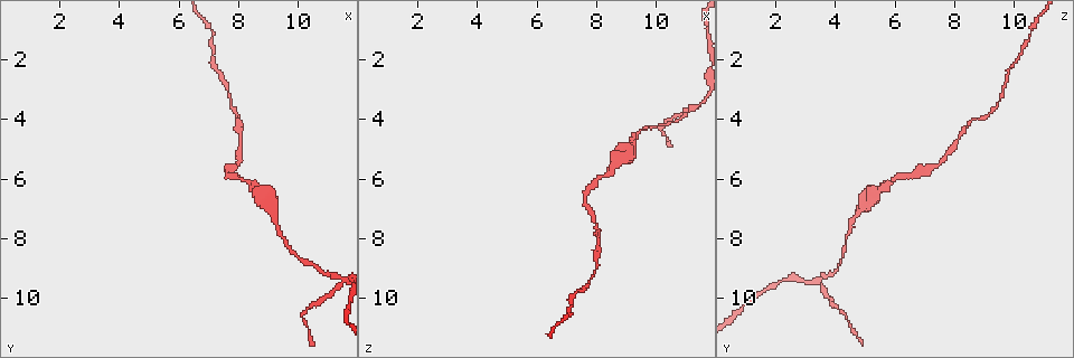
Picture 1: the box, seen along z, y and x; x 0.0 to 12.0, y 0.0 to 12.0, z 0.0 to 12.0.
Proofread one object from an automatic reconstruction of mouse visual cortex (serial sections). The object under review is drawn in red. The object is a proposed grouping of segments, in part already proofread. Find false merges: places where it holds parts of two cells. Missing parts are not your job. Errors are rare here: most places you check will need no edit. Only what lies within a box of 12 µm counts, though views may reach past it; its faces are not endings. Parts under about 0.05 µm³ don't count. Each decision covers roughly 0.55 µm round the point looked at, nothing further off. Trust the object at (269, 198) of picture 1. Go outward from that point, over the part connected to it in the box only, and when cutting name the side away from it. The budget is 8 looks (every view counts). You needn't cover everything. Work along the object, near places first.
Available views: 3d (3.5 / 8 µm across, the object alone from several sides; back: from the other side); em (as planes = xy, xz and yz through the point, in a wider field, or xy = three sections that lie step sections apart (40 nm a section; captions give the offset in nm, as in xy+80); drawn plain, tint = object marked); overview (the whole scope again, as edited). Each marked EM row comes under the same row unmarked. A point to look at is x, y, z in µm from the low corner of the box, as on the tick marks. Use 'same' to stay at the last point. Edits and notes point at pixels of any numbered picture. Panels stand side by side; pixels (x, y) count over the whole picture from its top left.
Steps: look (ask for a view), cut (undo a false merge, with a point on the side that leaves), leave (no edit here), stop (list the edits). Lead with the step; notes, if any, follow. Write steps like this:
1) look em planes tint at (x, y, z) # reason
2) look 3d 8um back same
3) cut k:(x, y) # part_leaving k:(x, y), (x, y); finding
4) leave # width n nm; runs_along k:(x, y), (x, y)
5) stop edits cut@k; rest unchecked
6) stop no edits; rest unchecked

look 3d 3.5um at (9.2, 7.3, 4.6) # thick turns thin

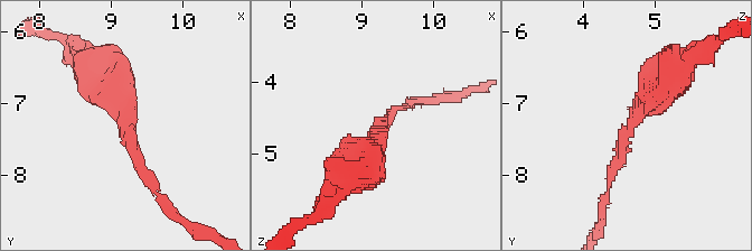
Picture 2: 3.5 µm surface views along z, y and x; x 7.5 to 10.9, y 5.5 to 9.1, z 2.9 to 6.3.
look em xy step 3 tint at (9.30, 7.40, 4.60) # arm_widths 100, 500 nm; shape alone is not enough

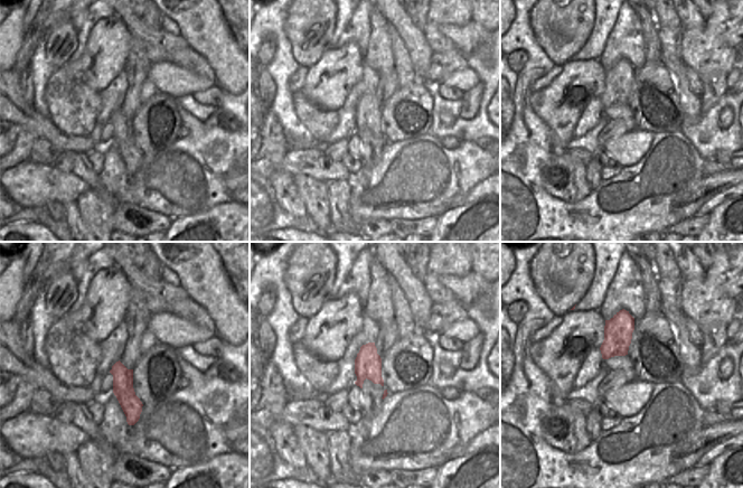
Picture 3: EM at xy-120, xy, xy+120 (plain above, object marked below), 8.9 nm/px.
look em planes tint same # cut it another way

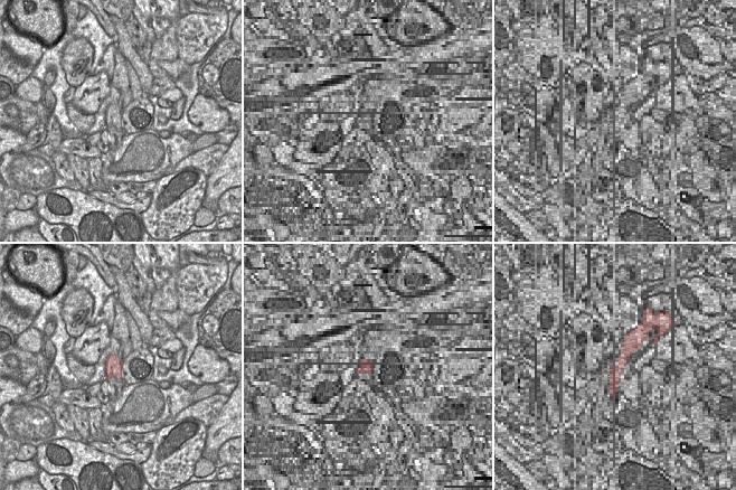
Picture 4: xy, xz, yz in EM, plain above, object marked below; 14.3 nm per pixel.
leave # runs_along 2:(674, 78), (630, 123), (604, 198); continuous, no second cell

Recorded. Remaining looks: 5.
look 3d 8um back at (11.3, 9.6, 3.6) # abrupt turn

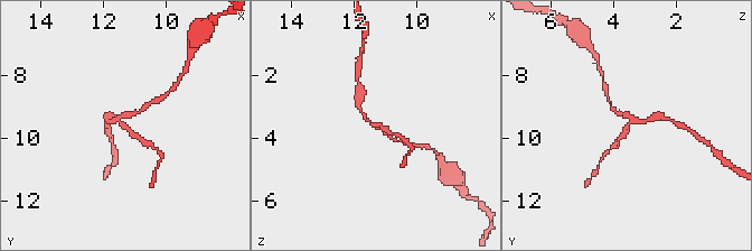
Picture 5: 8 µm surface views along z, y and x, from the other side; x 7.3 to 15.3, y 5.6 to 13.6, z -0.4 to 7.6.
look em xy step 2 tint at (11.3, 9.7, 3.5) # shape alone is not enough

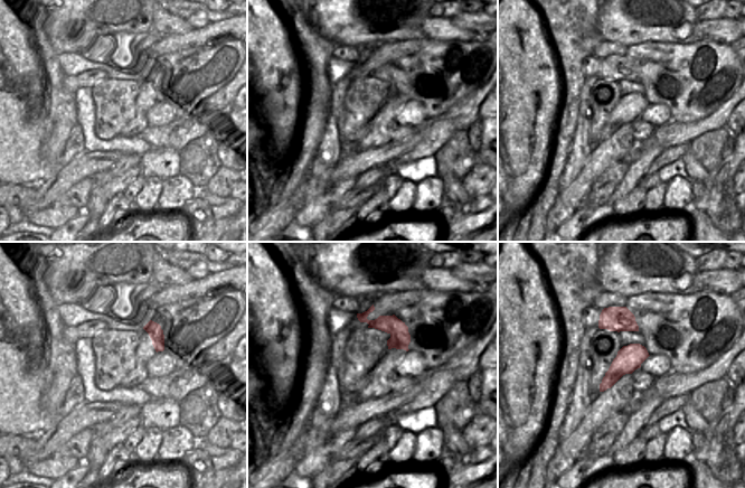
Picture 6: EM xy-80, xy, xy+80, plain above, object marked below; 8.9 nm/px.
cut 5:(622, 135) # border 6:(390, 336), (401, 348); a second cell is stuck on

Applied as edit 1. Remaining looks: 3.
look 3d 8um back at (8.3, 6.1, 5.9) # calibre changes

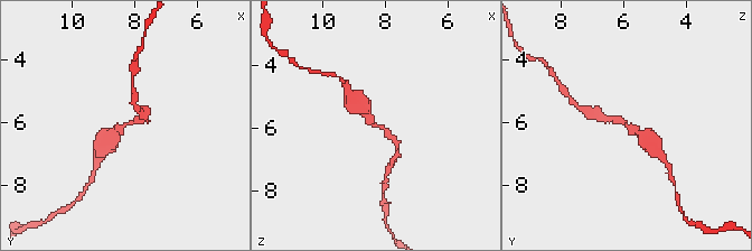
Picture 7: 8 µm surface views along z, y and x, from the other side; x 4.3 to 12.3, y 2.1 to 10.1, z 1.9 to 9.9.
look em planes tint at (8.3, 6.1, 5.9)

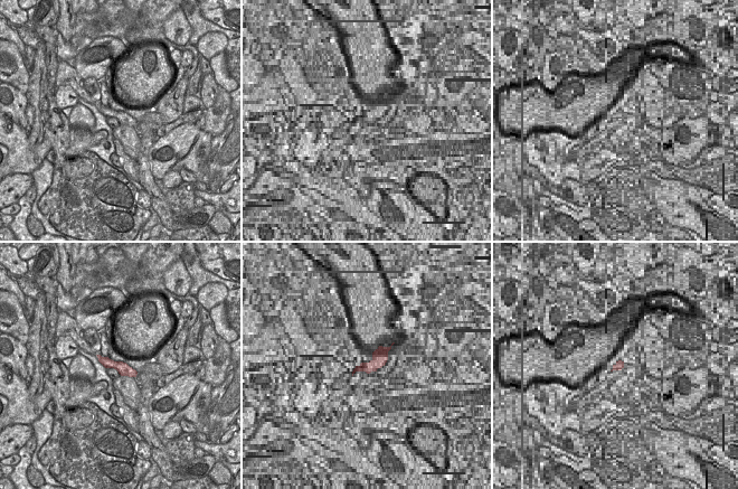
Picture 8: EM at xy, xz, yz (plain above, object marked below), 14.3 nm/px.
leave # runs_along 7:(358, 107), (397, 148); one cell here

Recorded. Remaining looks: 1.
stop edits cut@5; rest unchecked

